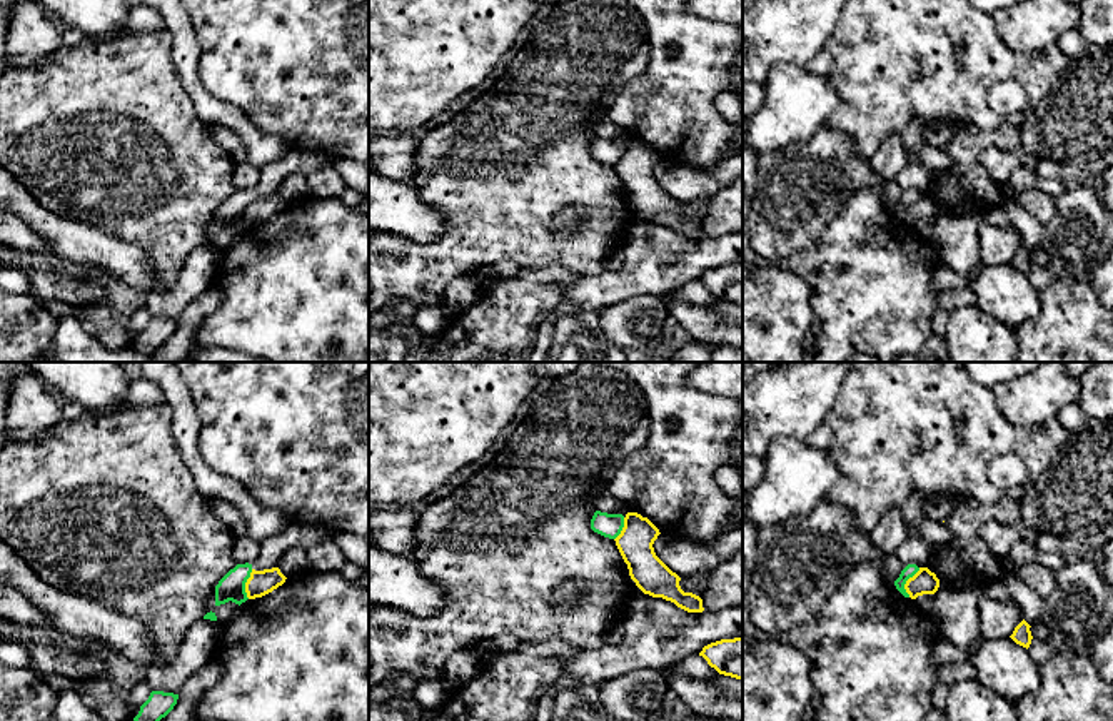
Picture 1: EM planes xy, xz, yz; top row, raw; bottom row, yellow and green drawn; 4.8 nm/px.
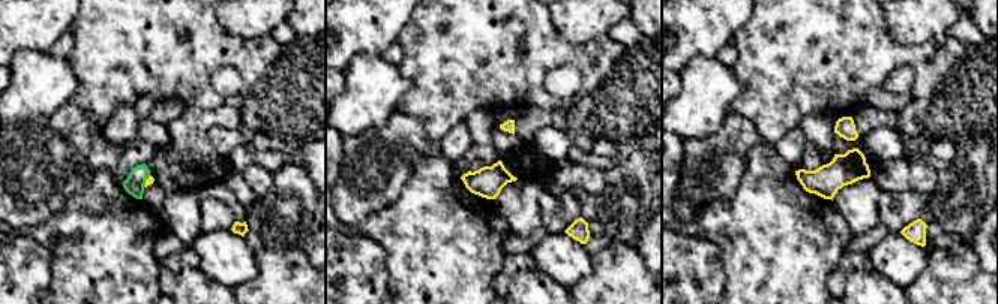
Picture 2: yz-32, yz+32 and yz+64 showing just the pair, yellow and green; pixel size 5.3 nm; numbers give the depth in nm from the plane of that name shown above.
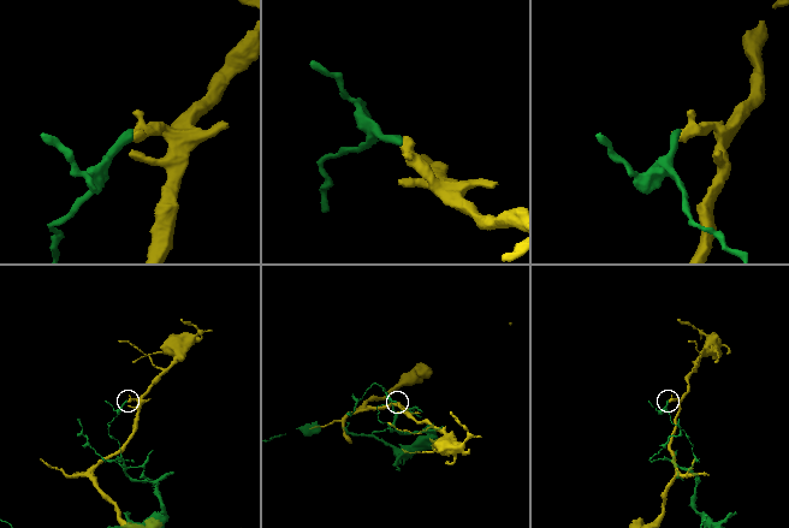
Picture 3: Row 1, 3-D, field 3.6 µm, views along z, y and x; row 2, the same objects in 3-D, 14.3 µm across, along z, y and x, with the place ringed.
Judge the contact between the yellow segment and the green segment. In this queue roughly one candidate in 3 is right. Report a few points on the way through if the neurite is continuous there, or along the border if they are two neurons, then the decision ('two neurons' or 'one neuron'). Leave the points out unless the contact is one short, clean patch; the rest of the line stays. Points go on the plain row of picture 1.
border along yz (920, 194), (905, 211), (908, 222); two neurons

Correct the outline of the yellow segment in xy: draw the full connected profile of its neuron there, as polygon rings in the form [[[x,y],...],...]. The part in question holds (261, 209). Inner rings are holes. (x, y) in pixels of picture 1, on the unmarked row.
[[[279,194],[255,197],[252,195],[250,204],[245,209],[245,219],[249,225],[262,224],[285,209],[285,202]]]

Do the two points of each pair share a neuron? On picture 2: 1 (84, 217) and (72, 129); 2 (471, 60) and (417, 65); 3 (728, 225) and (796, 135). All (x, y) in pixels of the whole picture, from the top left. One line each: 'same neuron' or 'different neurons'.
1: different neurons
2: same neuron
3: different neurons

